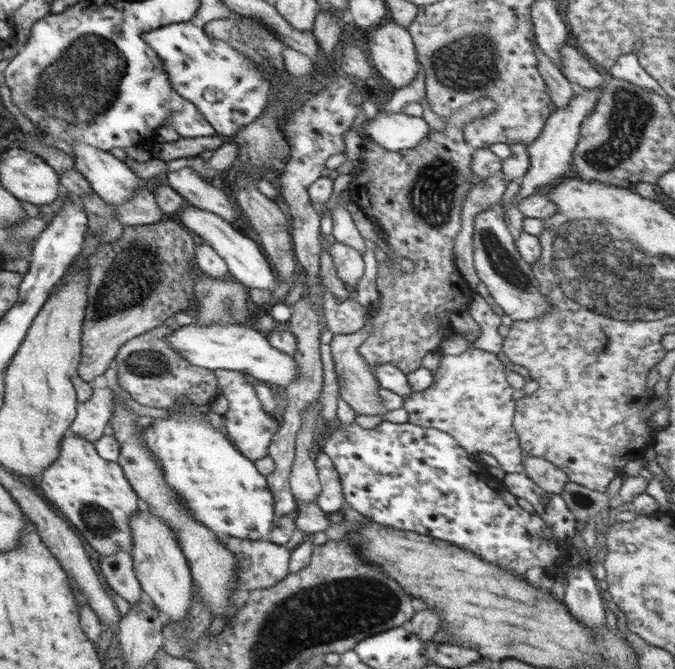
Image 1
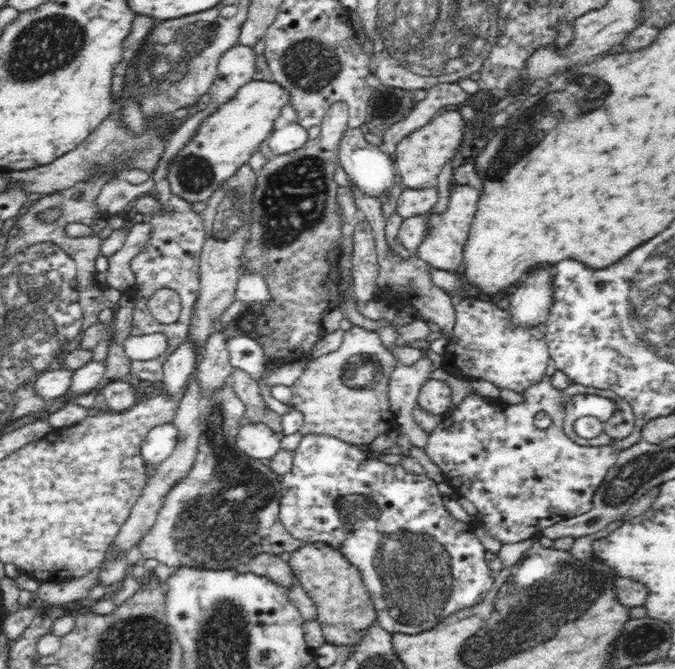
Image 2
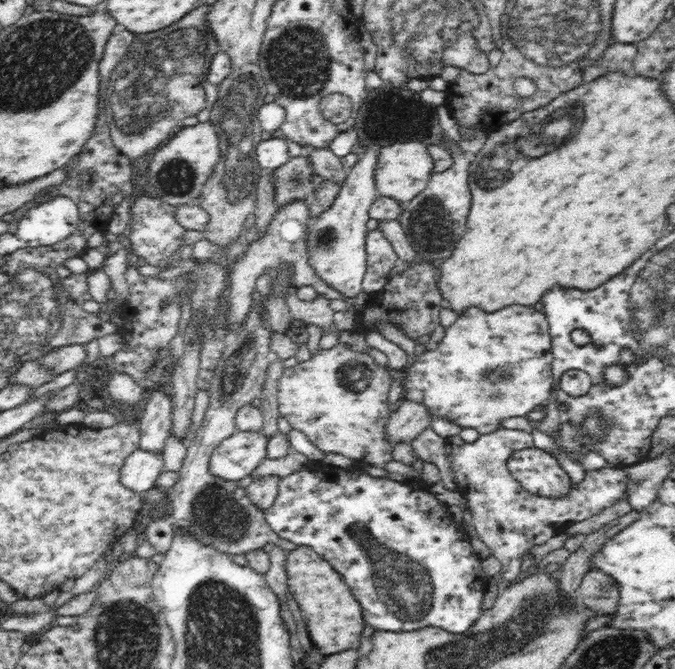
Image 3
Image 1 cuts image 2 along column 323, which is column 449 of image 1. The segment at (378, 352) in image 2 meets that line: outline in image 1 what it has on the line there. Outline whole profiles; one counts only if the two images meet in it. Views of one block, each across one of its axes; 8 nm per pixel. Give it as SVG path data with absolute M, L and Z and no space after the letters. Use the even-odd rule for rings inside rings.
M473 346L457 356L442 356L439 367L433 374L432 385L426 390L413 391L412 396L404 400L403 407L409 414L407 422L422 428L437 428L447 432L467 453L491 454L508 474L524 473L525 454L513 427L516 402L512 399L513 388L506 380L504 362L505 360L499 354Z

